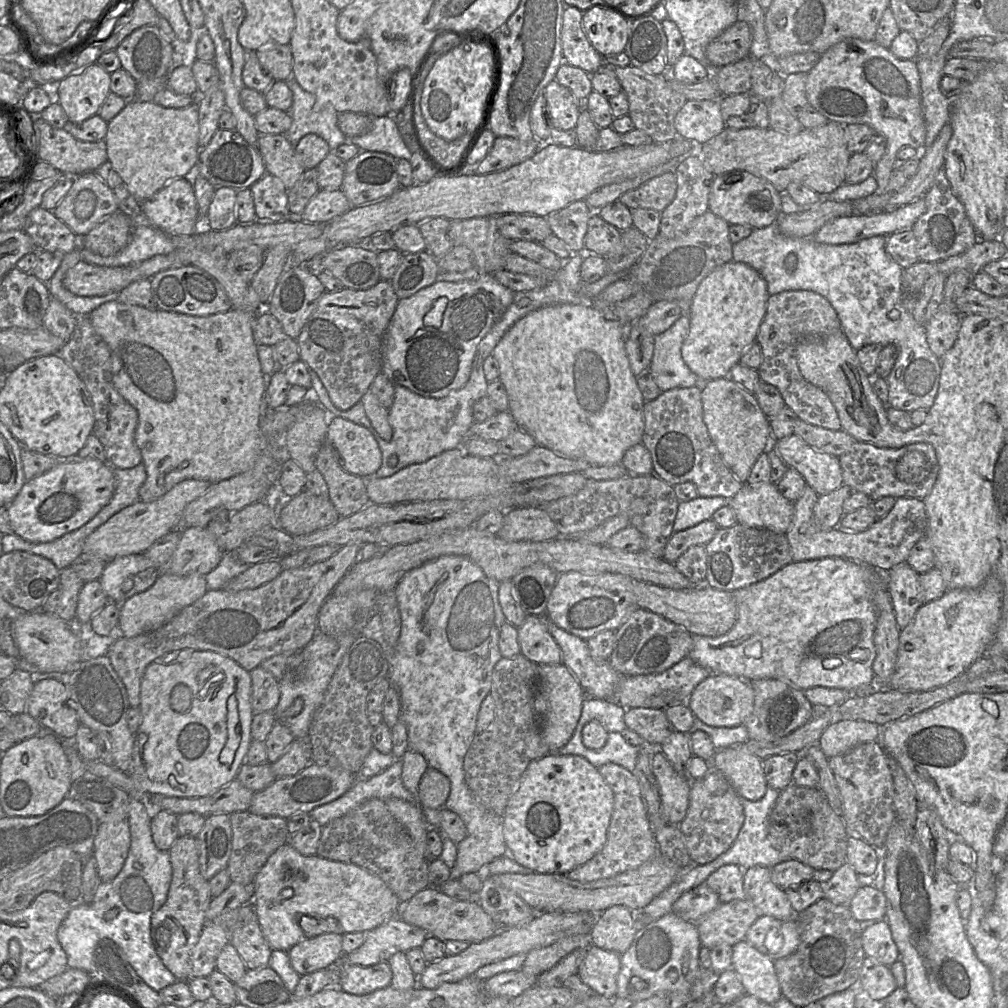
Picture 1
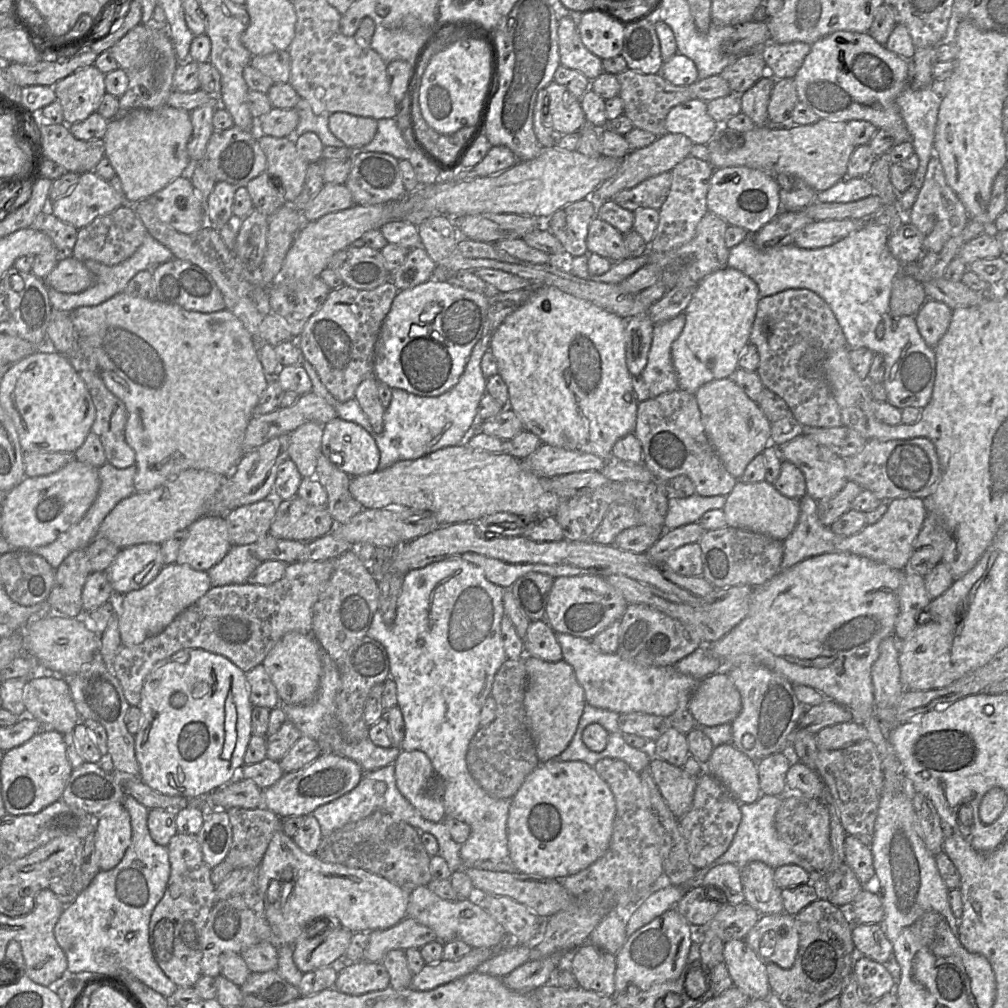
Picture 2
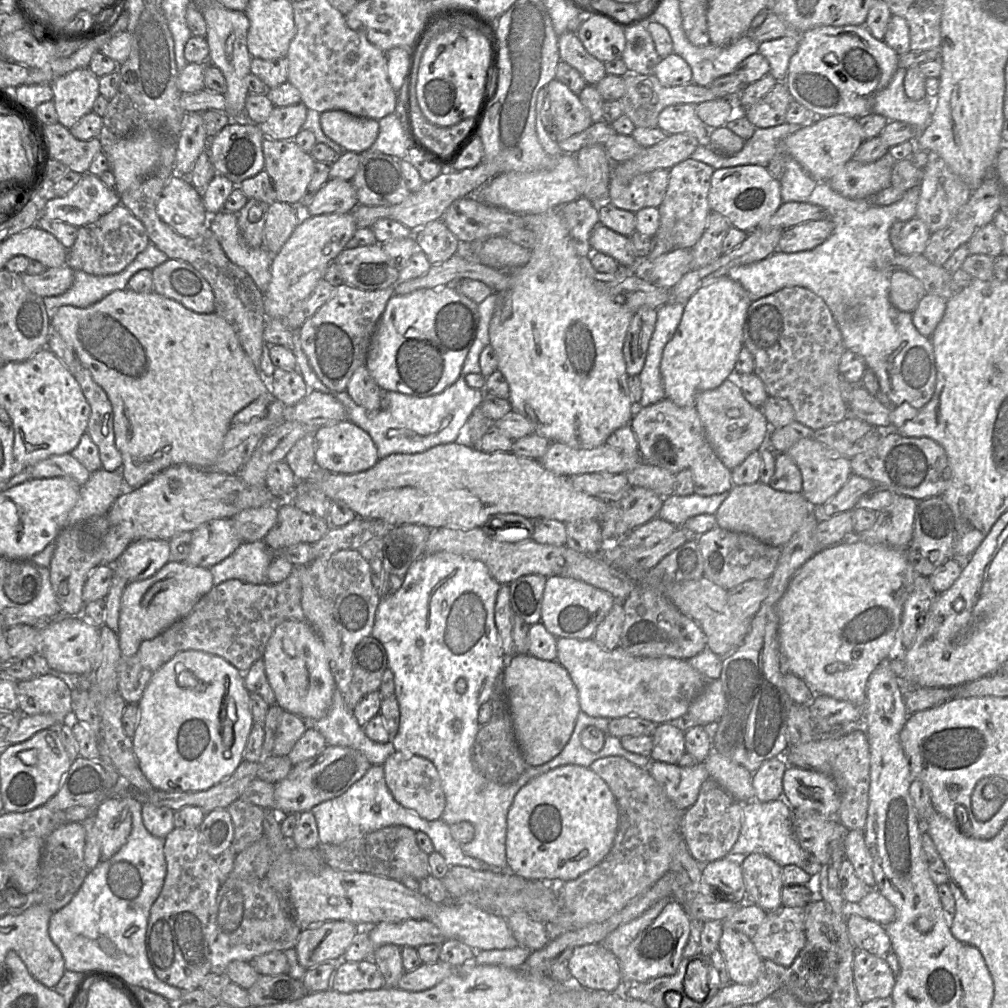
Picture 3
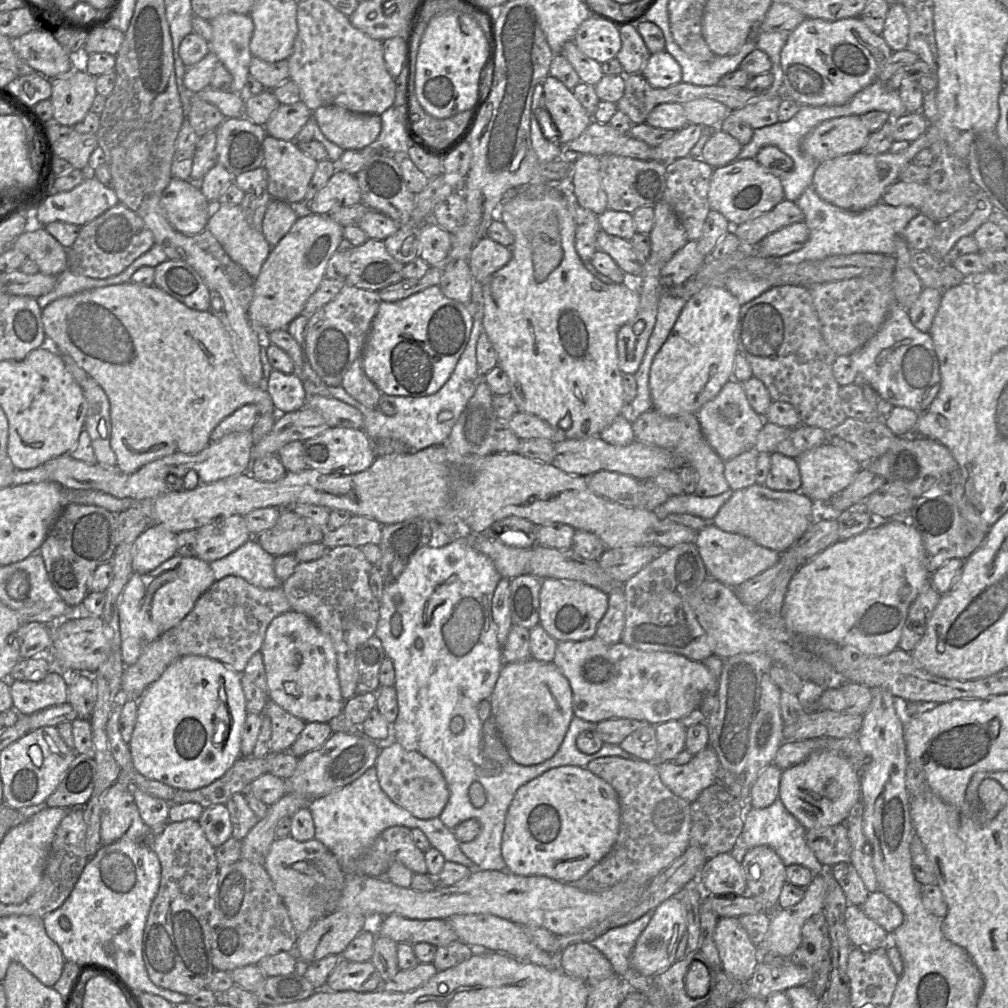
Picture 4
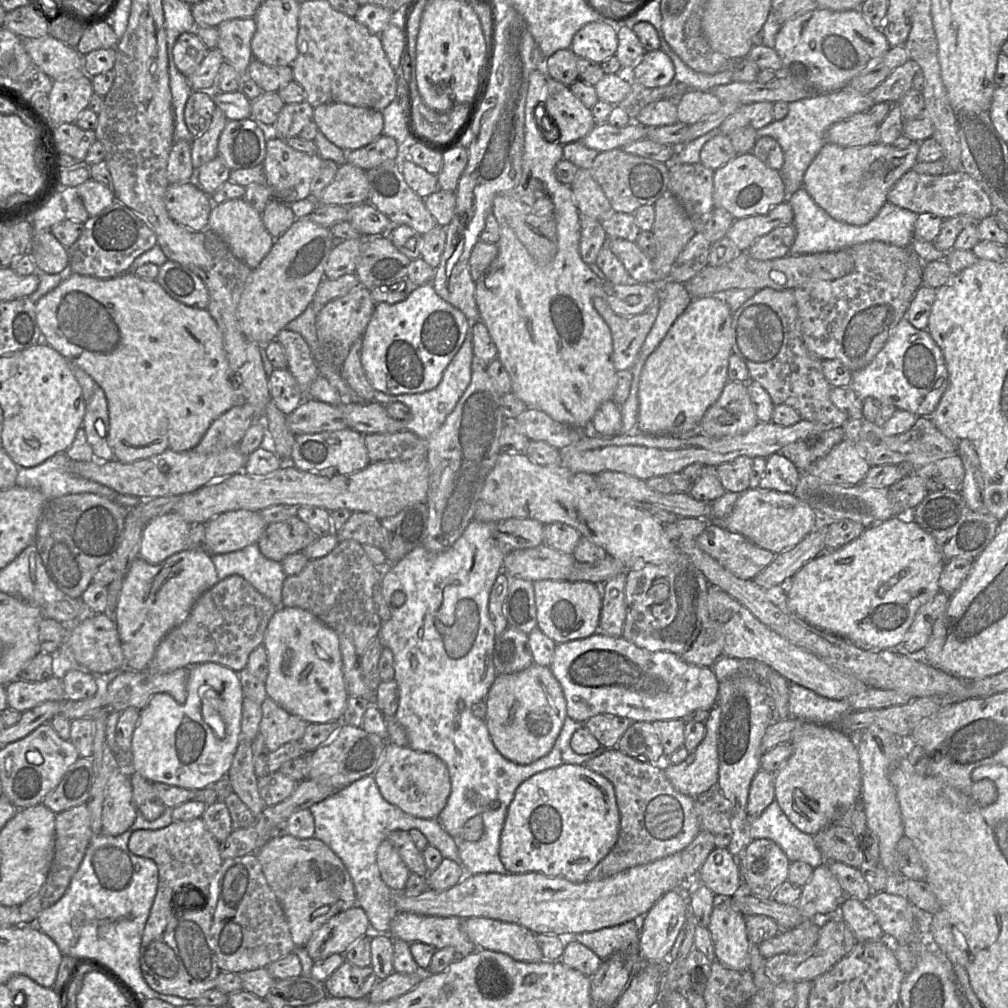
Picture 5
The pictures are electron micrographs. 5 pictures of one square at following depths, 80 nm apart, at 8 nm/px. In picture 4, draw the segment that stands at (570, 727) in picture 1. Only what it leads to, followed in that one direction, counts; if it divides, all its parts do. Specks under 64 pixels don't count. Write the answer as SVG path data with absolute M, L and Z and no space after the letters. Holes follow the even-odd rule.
M533 658L504 664L489 701L491 716L511 759L522 766L538 765L552 758L574 717L573 694L567 678L553 662Z

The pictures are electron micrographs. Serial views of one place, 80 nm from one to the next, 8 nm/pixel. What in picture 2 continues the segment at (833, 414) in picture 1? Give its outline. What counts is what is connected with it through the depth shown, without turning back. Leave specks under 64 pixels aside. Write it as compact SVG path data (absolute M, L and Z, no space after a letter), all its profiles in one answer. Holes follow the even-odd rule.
M788 289L771 296L761 297L757 304L749 344L755 345L757 348L759 365L756 373L763 386L786 402L793 417L802 426L820 428L842 426L839 406L822 375L821 367L819 366L819 371L812 371L809 376L804 376L799 372L799 362L809 349L820 352L823 357L826 357L838 349L847 347L841 327L827 303L820 296L808 289Z

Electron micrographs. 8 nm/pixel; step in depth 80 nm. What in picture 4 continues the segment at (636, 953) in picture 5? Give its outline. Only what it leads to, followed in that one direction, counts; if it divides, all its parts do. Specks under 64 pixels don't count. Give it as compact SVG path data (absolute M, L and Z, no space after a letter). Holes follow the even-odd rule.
M653 912L641 918L610 929L591 942L611 963L614 972L625 982L627 989L644 993L650 986L651 978L637 972L630 963L630 957L640 934L648 926Z

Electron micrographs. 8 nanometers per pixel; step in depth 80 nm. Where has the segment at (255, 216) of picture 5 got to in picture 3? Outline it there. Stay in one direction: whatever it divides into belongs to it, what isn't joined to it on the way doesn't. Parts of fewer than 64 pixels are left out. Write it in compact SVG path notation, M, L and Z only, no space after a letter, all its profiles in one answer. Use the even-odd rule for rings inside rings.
M223 210L212 215L208 227L217 237L227 257L243 268L264 293L271 280L273 255L265 248L248 246L238 227L238 214Z

